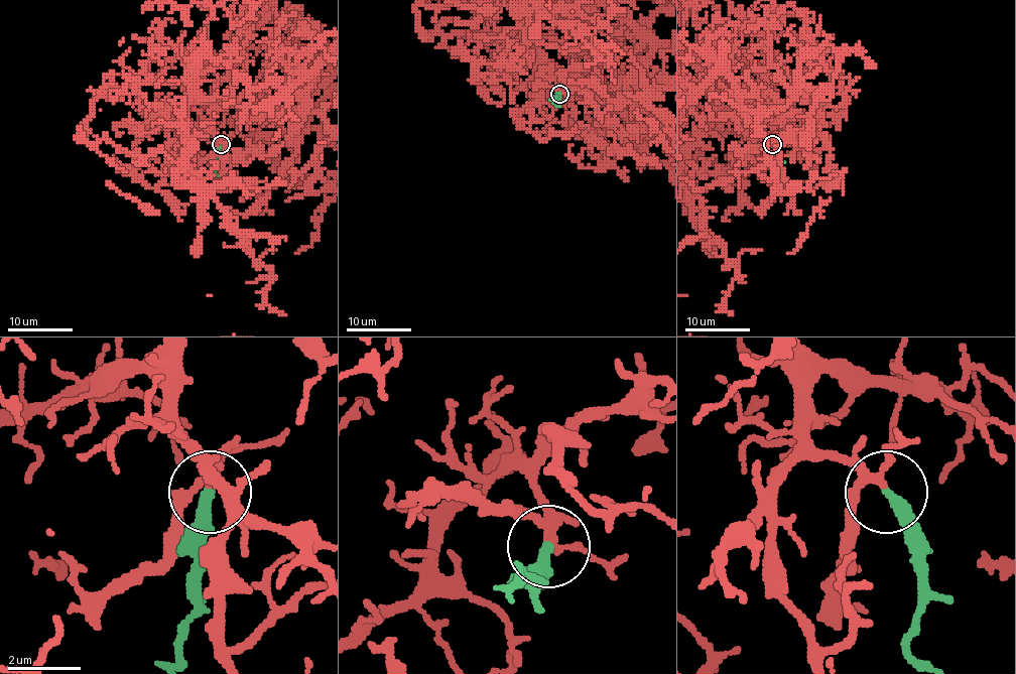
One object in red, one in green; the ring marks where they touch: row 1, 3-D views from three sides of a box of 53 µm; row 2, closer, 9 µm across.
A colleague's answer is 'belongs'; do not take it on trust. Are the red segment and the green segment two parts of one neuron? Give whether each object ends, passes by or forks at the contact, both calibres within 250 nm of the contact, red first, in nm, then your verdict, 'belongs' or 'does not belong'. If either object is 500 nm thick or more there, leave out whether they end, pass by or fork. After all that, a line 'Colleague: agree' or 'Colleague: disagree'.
red forks; green ends; calibres 200 and 340 nm; belongs
Colleague: agree

